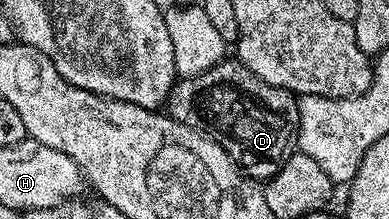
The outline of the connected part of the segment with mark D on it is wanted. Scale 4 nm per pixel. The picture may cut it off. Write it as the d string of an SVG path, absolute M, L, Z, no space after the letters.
M223 59L202 74L182 77L170 90L168 116L206 134L215 143L222 145L239 169L259 183L265 183L274 177L278 166L296 149L298 103L295 94L289 89L264 83L264 79L260 79L244 62L237 59Z

